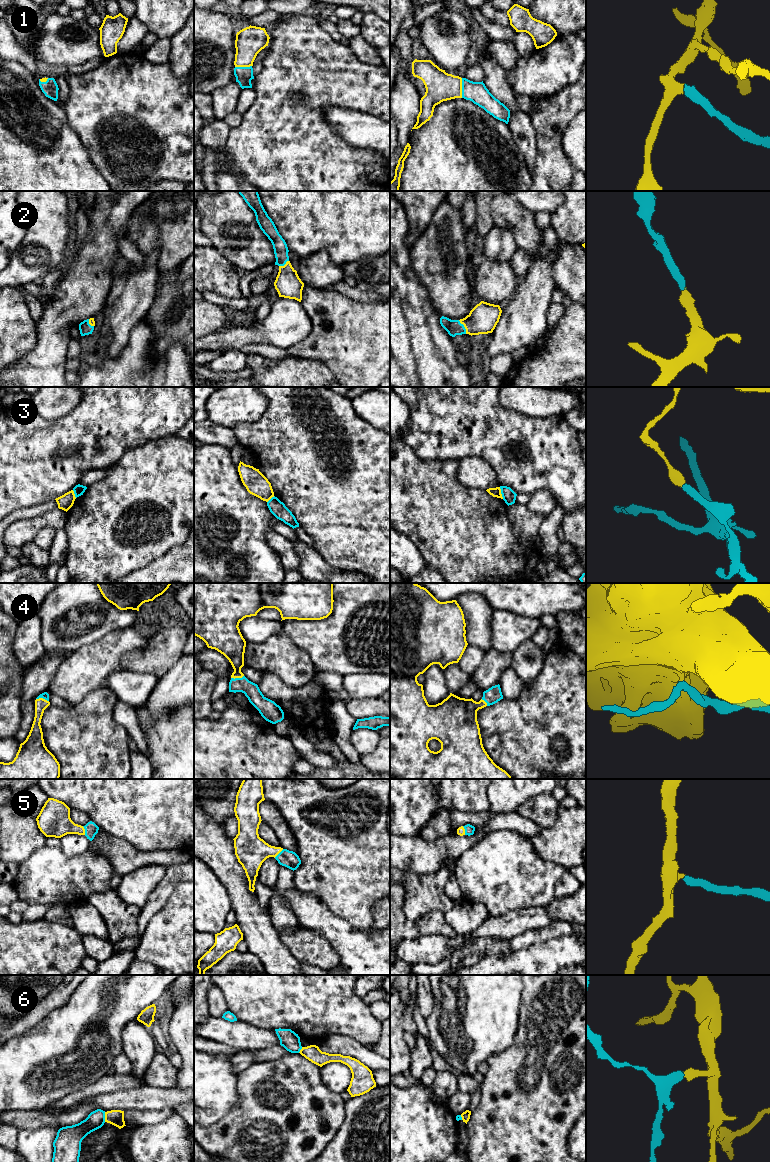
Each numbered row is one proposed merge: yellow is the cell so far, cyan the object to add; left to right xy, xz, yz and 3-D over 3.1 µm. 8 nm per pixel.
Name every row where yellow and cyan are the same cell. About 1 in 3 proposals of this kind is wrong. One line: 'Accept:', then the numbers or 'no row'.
Accept: 1, 2, 4, 5

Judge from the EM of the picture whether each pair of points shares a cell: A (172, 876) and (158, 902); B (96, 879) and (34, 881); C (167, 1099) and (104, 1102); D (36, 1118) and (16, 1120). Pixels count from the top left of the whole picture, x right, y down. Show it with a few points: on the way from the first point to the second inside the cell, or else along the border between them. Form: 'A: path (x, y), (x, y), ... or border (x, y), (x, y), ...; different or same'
A: path (169, 882), (159, 896); same
B: path (81, 877), (49, 878); same
C: path (151, 1099), (120, 1100); same
D: path (31, 1119), (21, 1119); same

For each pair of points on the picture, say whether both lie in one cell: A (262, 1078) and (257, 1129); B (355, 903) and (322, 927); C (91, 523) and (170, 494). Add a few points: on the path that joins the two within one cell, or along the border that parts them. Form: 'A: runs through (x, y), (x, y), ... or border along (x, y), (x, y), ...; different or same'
A: runs through (262, 1091), (262, 1116); same
B: border along (320, 900), (333, 913), (357, 928); different
C: runs through (111, 521), (128, 505), (150, 499); same

